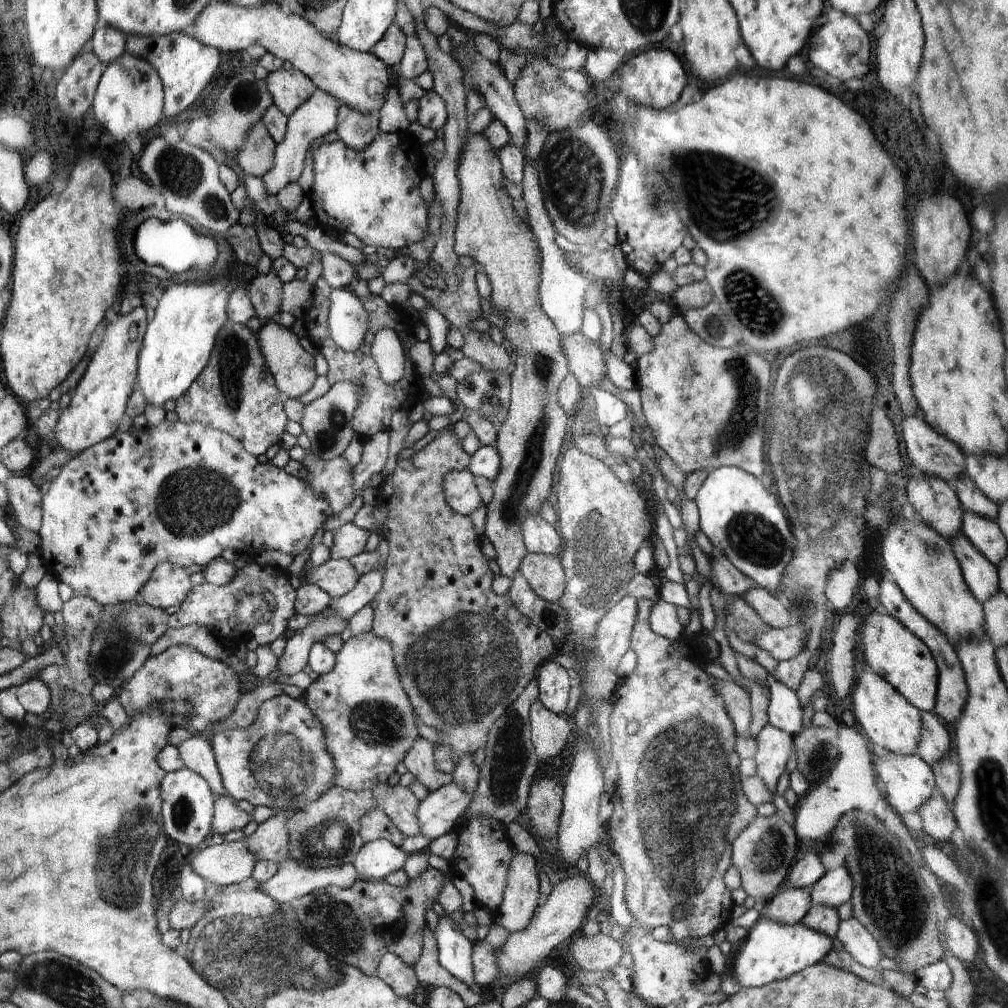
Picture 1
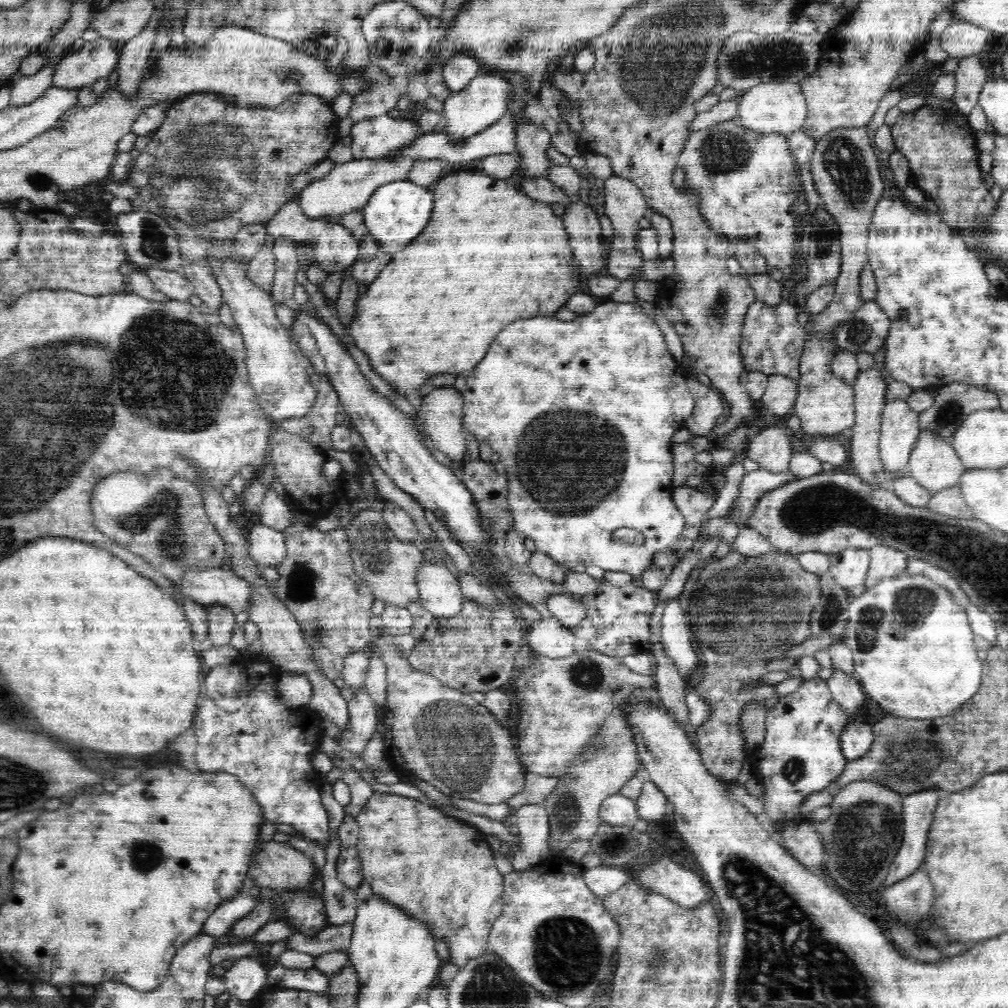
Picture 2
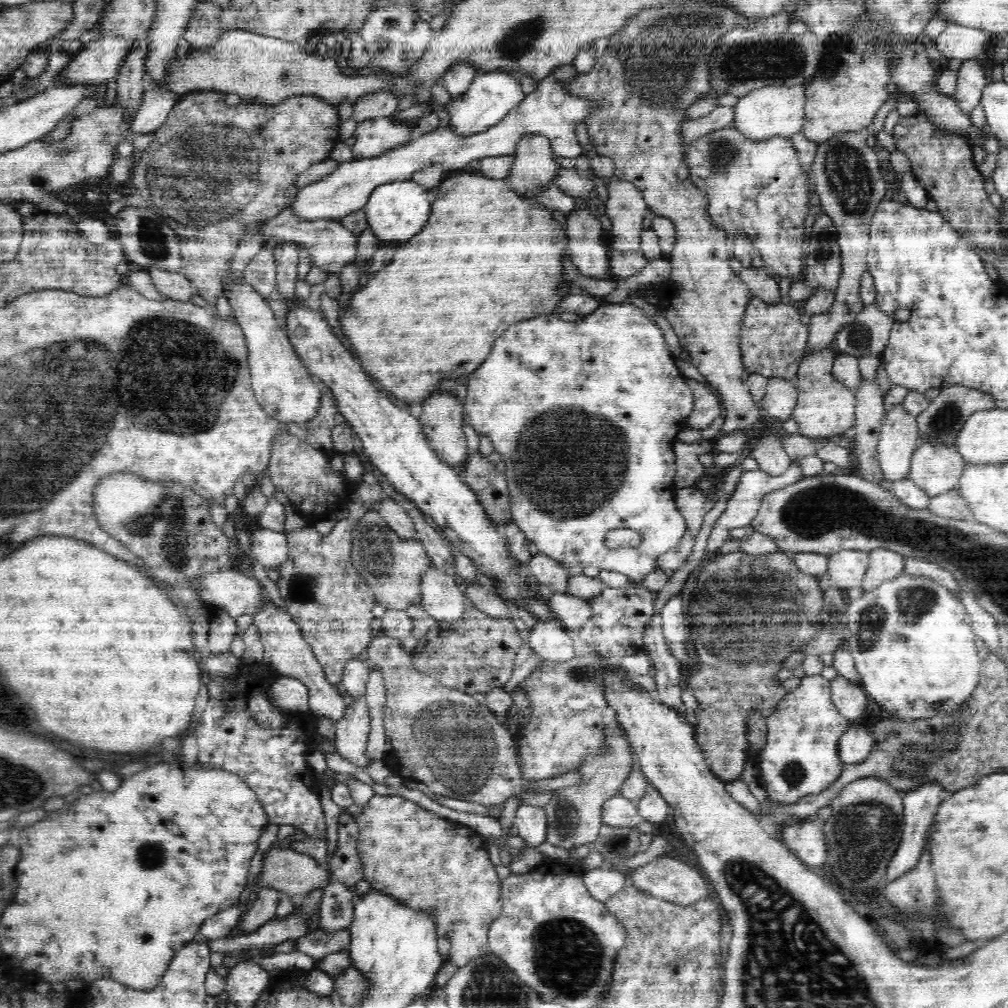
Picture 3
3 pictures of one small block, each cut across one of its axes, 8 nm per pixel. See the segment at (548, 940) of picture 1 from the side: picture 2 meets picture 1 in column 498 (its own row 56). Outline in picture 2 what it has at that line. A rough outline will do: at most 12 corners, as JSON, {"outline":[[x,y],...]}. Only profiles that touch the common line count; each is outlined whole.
{"outline":[[952,20],[939,36],[950,57],[978,55],[992,34]]}

